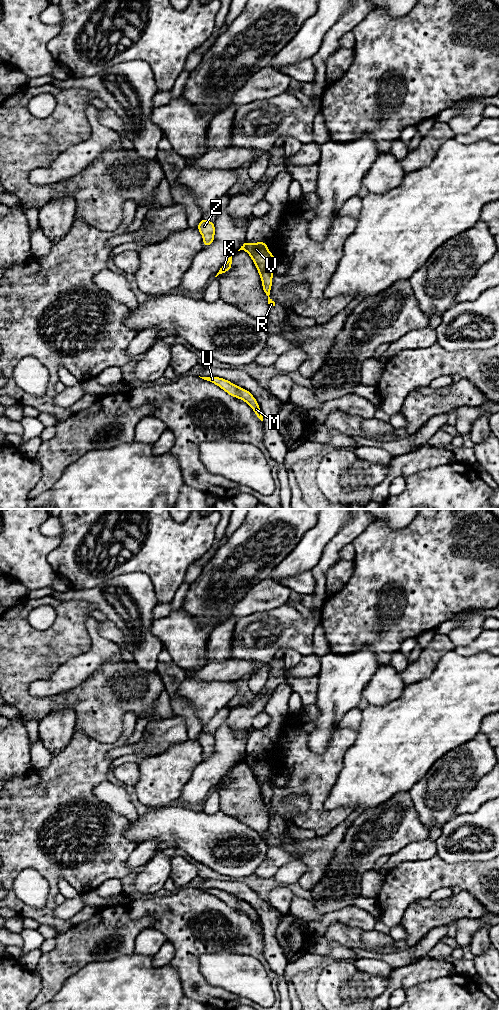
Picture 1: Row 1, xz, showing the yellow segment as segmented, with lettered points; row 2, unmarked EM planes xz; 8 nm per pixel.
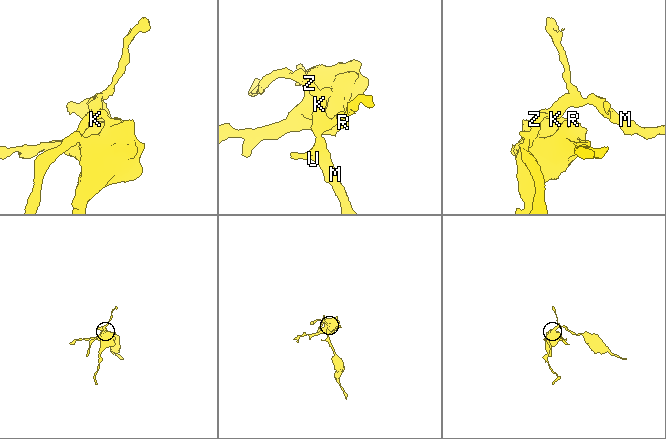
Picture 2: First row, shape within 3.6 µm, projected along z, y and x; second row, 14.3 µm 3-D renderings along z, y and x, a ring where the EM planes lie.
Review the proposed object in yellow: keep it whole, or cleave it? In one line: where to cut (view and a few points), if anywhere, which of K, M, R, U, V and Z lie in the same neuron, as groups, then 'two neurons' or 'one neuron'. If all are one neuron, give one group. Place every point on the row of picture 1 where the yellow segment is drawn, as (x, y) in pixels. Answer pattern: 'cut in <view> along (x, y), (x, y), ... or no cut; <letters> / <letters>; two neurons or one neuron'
cut in xz along (246, 242), (244, 249); K M U Z / R V; two neurons

